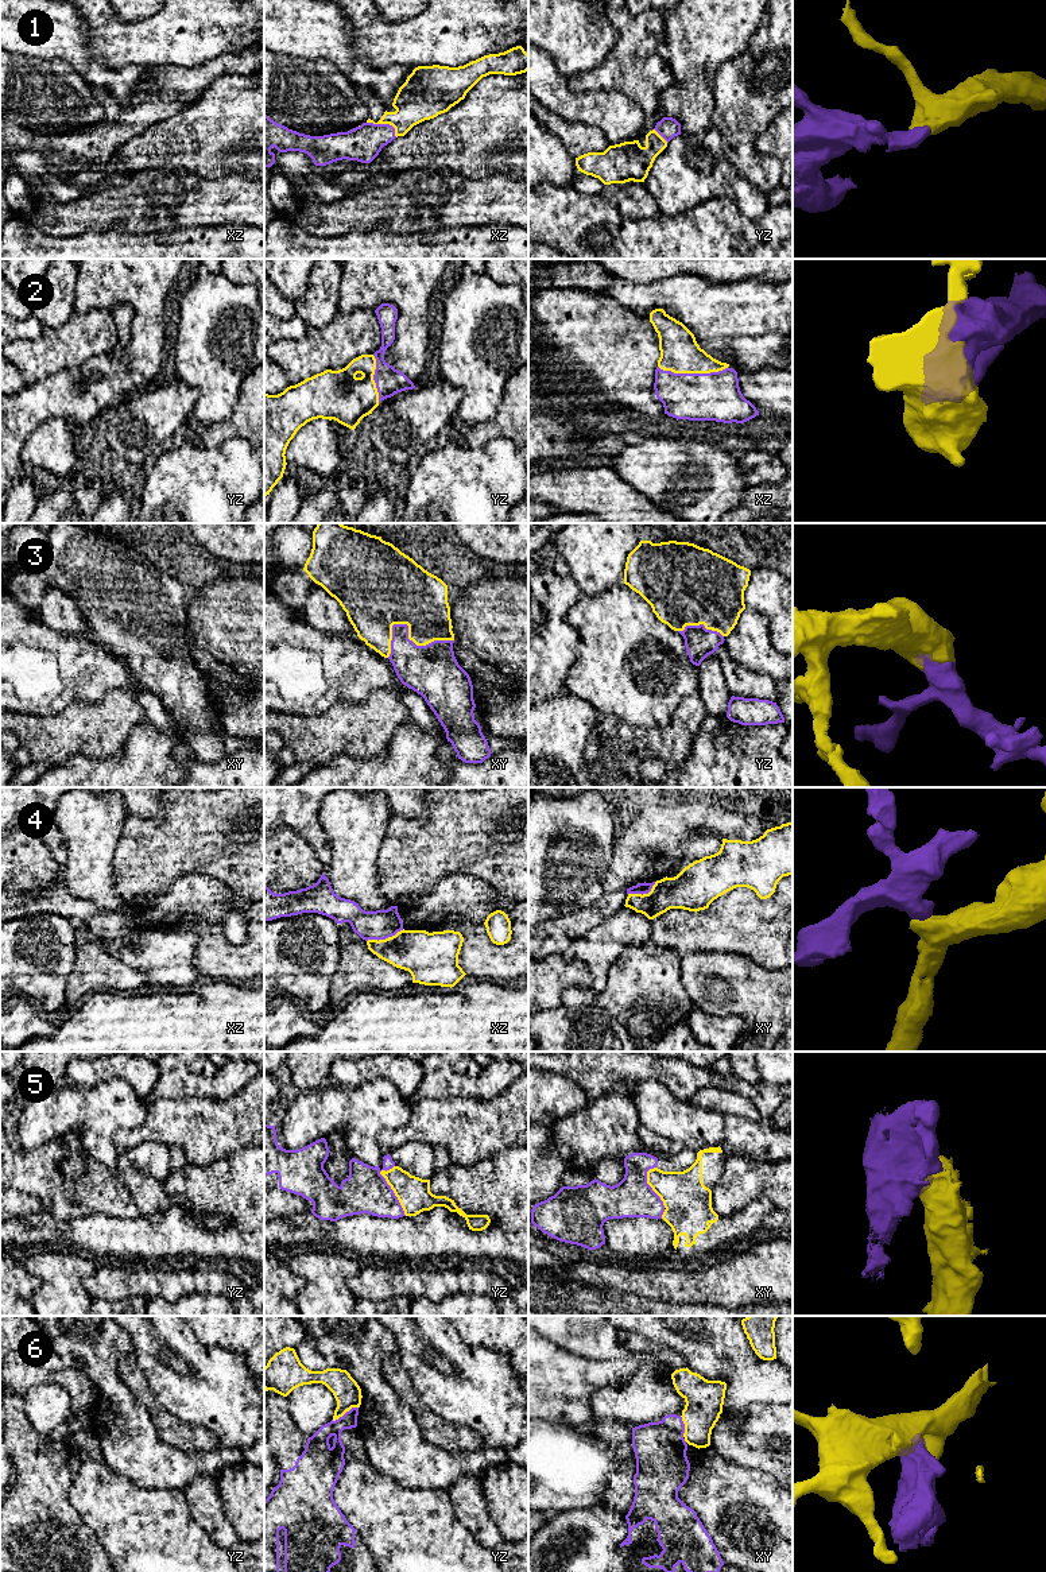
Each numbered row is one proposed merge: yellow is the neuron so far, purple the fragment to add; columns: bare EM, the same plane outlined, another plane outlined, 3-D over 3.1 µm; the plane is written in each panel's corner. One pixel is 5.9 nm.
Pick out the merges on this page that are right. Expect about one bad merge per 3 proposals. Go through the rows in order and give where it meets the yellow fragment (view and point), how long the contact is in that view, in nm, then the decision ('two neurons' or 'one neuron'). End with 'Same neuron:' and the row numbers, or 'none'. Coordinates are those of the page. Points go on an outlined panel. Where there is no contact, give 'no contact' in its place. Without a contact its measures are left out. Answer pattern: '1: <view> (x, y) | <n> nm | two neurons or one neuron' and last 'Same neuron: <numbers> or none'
1: xz (384, 123) | 200 nm | one neuron
2: xz (693, 372) | 420 nm | one neuron
3: xy (409, 631) | 420 nm | one neuron
4: xz (386, 939) | 240 nm | two neurons
5: yz (394, 1192) | 320 nm | two neurons
6: yz (344, 1413) | 180 nm | two neurons
Same neuron: 1, 2, 3

